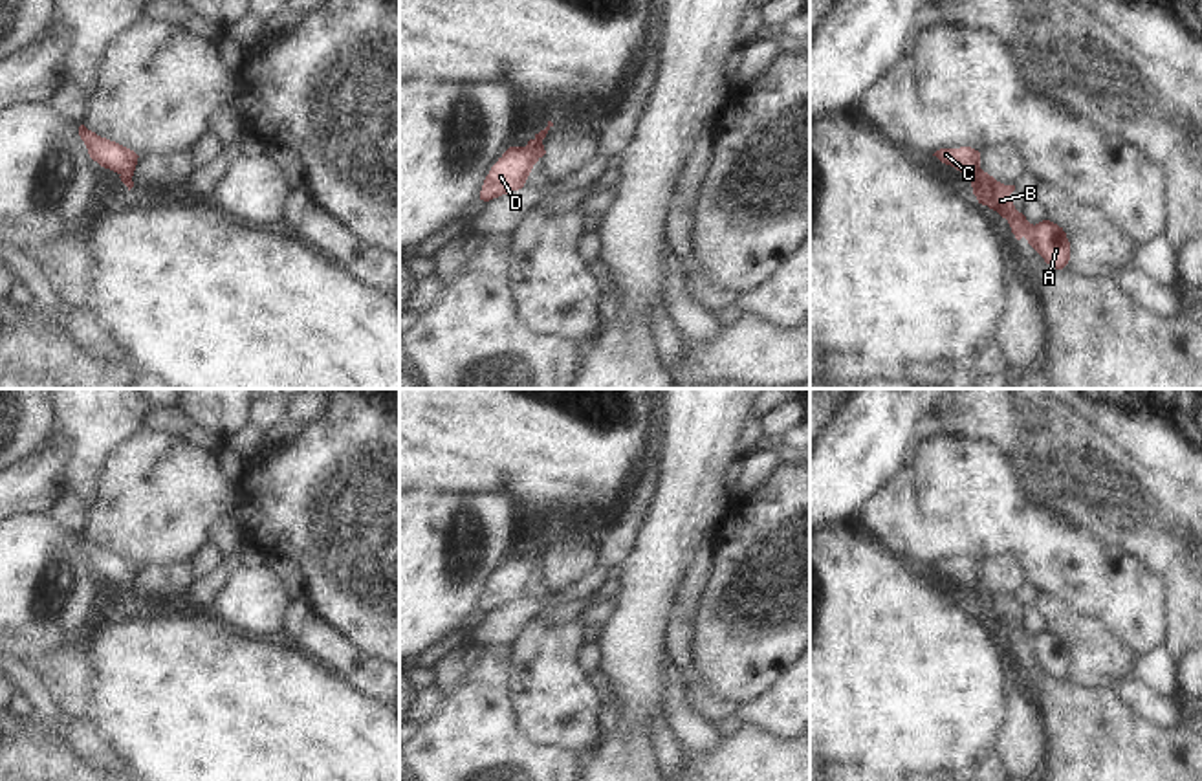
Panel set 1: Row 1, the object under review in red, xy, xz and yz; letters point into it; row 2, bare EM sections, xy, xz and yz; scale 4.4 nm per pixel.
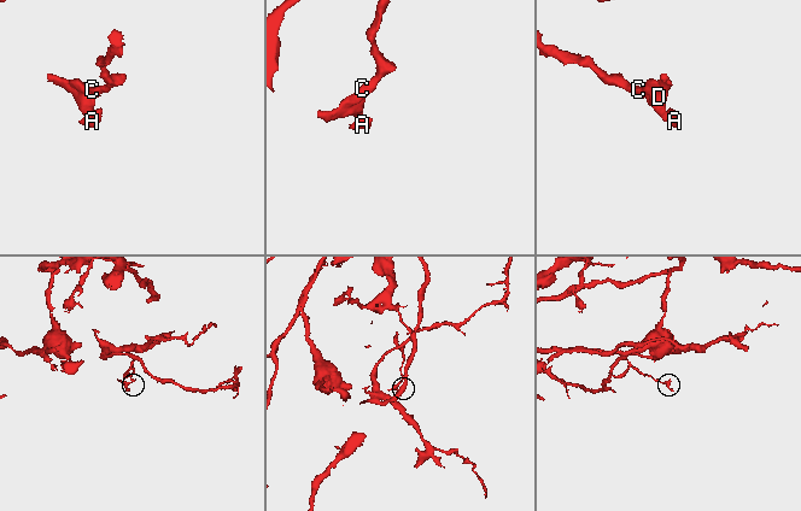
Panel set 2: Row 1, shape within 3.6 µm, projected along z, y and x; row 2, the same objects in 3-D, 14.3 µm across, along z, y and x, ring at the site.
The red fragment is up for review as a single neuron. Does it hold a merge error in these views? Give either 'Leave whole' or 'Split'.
Split

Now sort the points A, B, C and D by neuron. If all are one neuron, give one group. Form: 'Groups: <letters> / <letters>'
Groups: A B D / C

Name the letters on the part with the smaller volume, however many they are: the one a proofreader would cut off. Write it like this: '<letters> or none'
A, B, D

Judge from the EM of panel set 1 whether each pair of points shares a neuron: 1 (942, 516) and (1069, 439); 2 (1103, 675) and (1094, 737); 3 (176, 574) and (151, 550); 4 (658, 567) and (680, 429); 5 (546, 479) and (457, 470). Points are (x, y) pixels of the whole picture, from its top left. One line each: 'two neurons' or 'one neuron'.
1: two neurons
2: two neurons
3: two neurons
4: one neuron
5: one neuron

